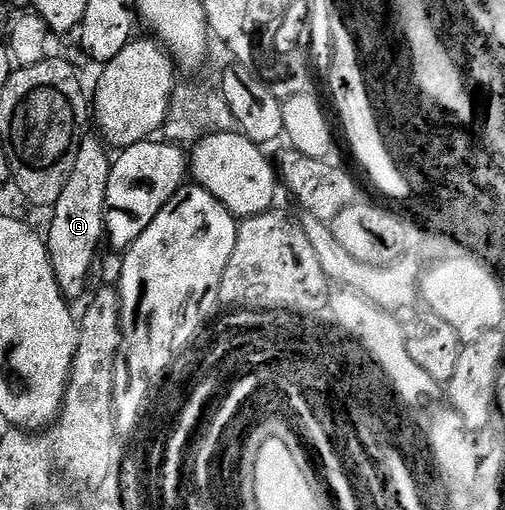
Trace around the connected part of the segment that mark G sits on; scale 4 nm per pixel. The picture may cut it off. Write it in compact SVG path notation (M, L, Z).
M84 135L77 162L73 162L73 171L69 174L69 182L65 182L61 198L57 198L54 208L49 212L51 225L45 231L49 262L53 266L61 294L71 302L75 302L86 290L87 279L91 276L91 263L99 252L99 243L103 244L105 240L103 207L112 161L108 145L98 135Z

